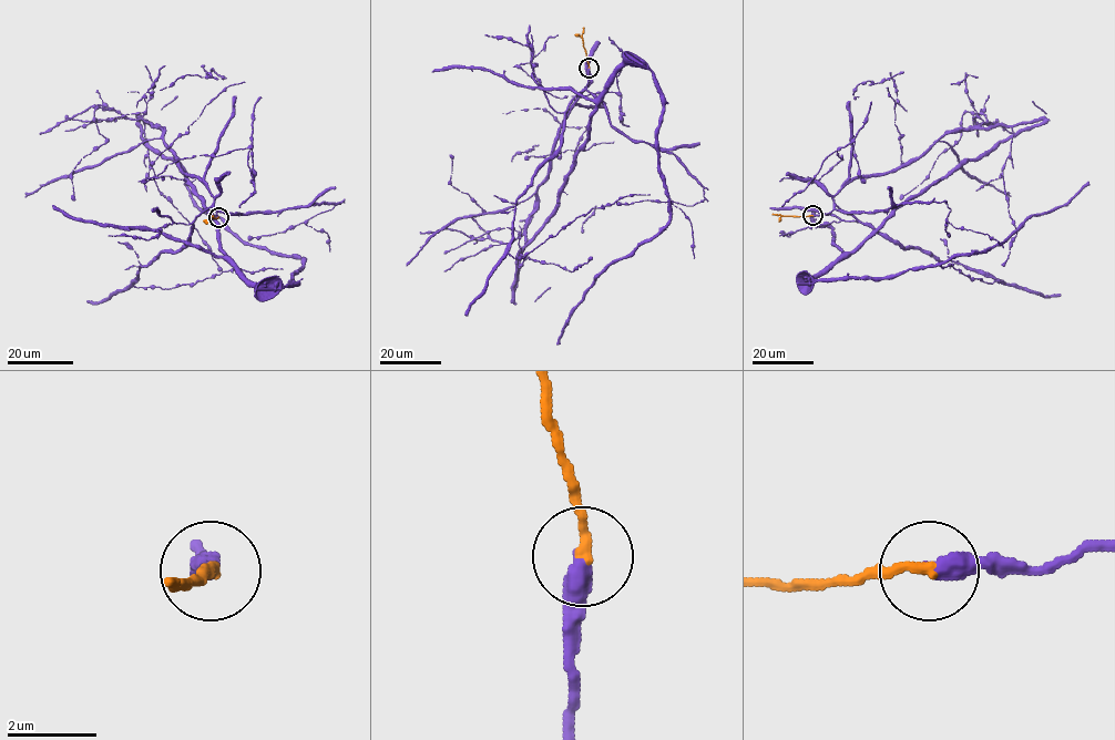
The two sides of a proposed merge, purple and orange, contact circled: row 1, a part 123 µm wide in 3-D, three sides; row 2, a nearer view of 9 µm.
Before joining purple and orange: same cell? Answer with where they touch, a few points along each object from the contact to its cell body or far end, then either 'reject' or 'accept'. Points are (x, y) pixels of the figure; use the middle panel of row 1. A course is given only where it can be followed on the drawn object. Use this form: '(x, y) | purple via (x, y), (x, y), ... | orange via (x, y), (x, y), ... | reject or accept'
(589, 68) | purple via (589, 68), (518, 267), (596, 99), (626, 64), (648, 68), (661, 96), (669, 218), (596, 278), (556, 343) | orange via (589, 68), (583, 45), (584, 27) | accept

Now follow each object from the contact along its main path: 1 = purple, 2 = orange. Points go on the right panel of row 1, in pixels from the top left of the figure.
1: (812, 216), (945, 133), (1011, 126), (809, 279), (881, 277), (989, 250), (1088, 183)
2: (812, 216), (771, 215)

